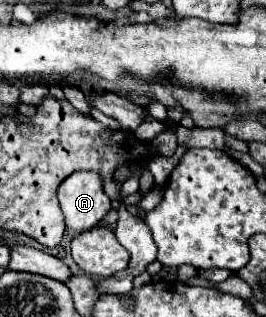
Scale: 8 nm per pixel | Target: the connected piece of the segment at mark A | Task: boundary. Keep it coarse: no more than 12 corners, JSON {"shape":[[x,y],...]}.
{"shape":[[77,171],[59,185],[65,225],[93,229],[111,209],[99,175]]}

